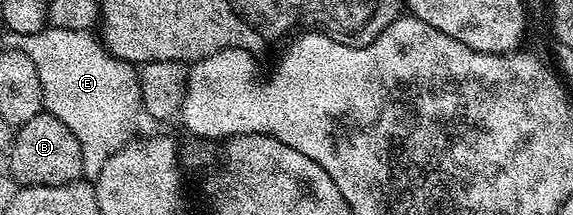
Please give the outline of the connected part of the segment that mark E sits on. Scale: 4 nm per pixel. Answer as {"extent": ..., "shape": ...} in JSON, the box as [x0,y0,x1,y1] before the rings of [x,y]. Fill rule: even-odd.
{"extent":[16,26,143,180],"shape":[[[50,26],[35,34],[17,35],[16,46],[22,50],[24,56],[28,56],[28,60],[32,60],[36,76],[40,76],[45,113],[60,120],[60,124],[64,124],[64,128],[68,128],[68,132],[76,136],[82,153],[83,175],[90,180],[97,179],[100,168],[104,168],[104,164],[108,164],[115,152],[135,137],[138,114],[140,118],[143,113],[135,63],[113,58],[89,30],[64,30]]]}

